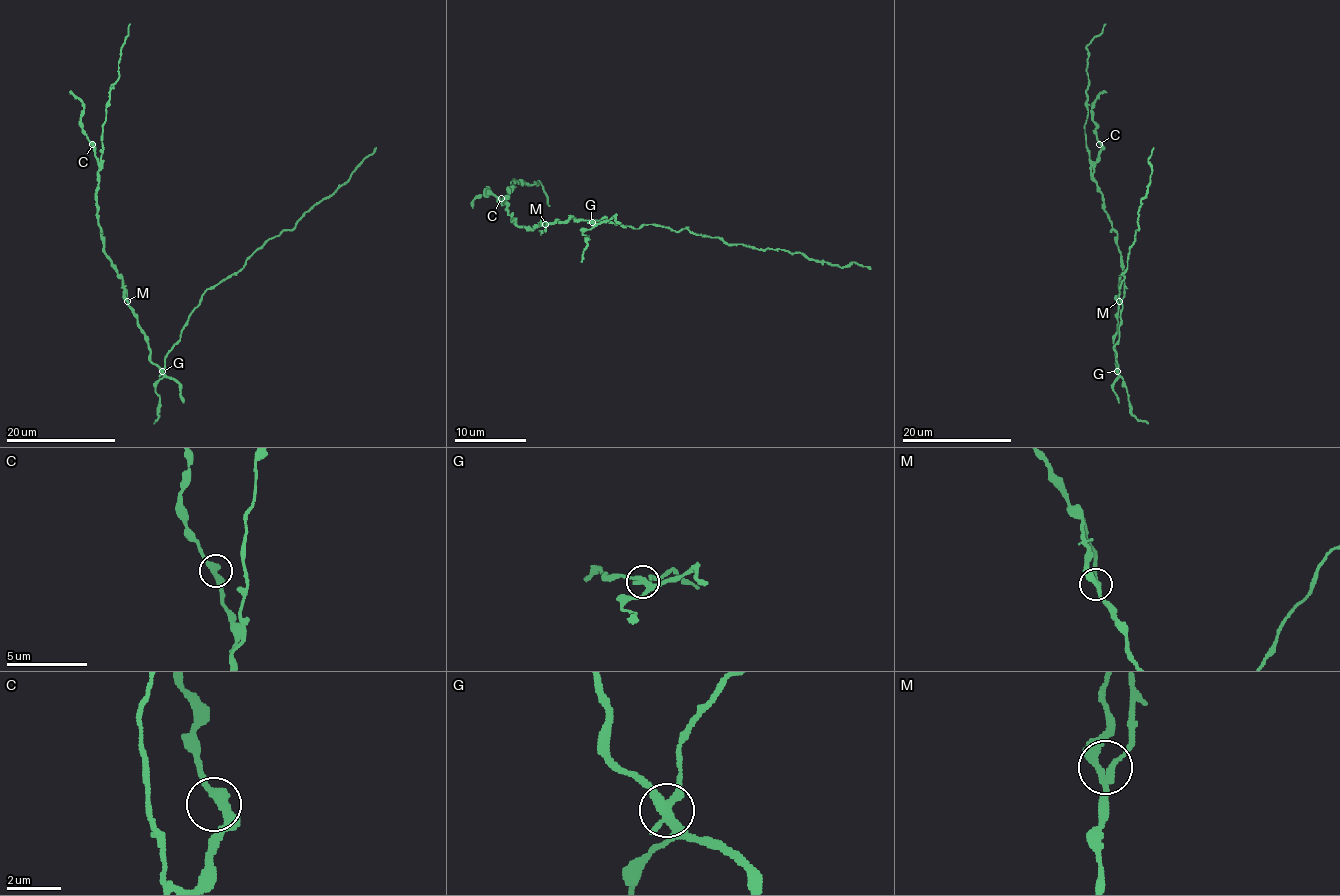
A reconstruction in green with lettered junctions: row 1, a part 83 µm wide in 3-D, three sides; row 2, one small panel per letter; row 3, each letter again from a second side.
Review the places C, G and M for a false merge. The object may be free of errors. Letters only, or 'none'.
G

